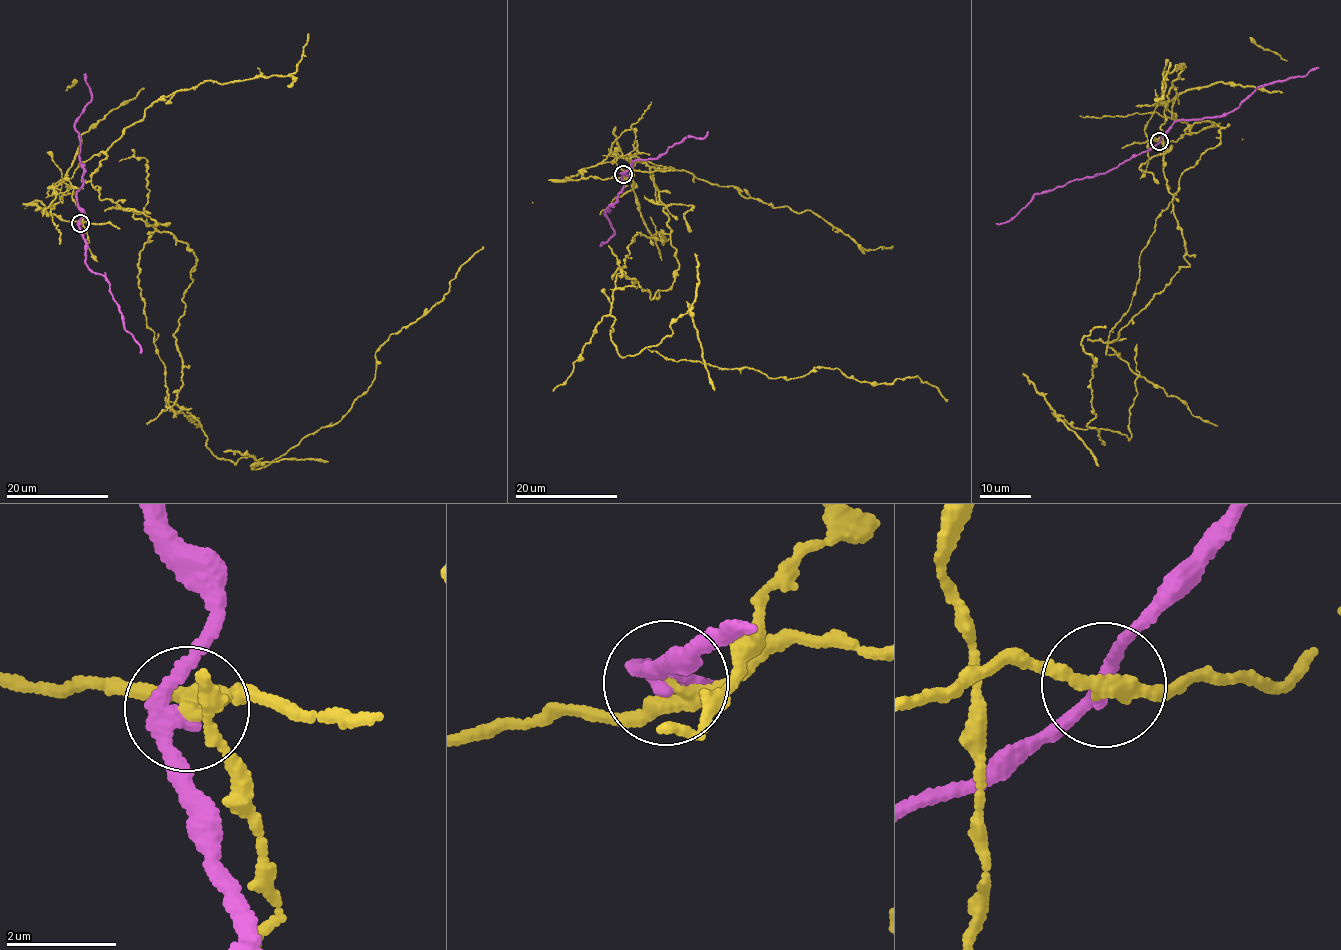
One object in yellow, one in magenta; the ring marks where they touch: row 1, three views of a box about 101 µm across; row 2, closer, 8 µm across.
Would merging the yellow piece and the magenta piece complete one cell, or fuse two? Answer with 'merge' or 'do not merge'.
do not merge

